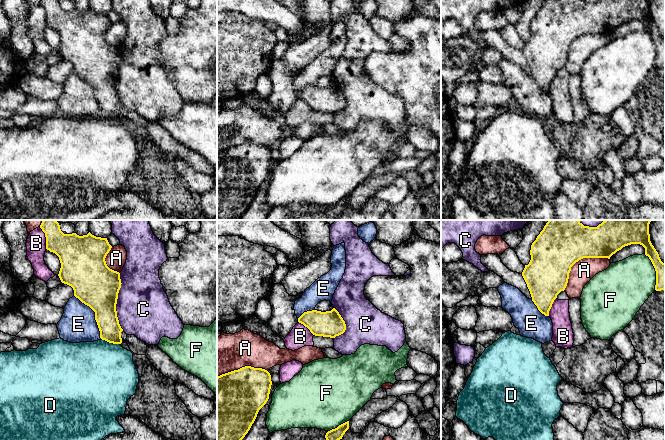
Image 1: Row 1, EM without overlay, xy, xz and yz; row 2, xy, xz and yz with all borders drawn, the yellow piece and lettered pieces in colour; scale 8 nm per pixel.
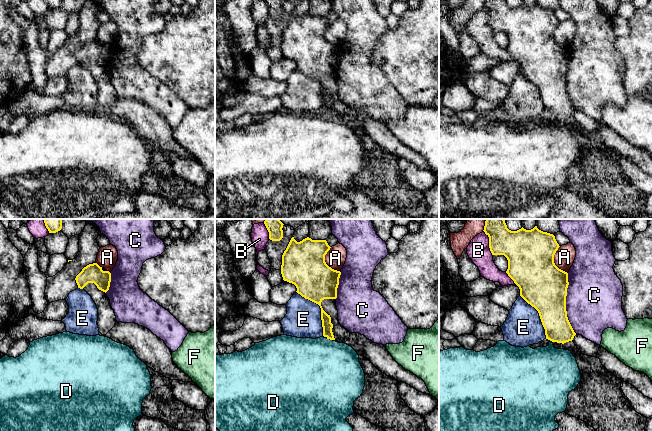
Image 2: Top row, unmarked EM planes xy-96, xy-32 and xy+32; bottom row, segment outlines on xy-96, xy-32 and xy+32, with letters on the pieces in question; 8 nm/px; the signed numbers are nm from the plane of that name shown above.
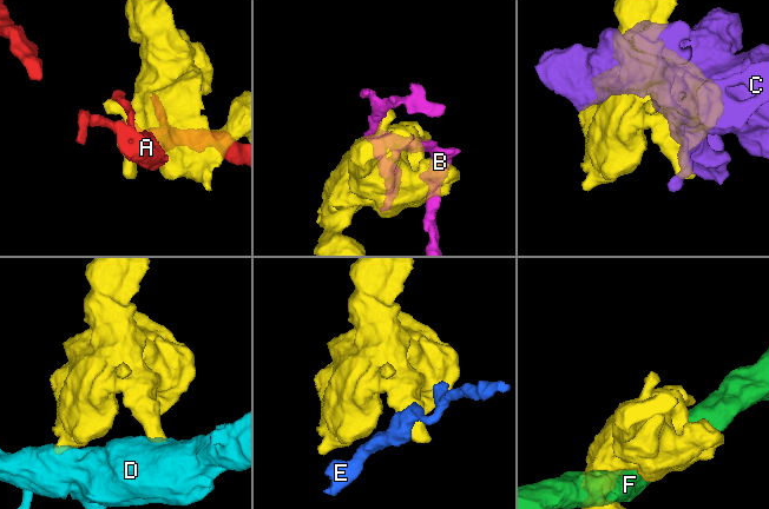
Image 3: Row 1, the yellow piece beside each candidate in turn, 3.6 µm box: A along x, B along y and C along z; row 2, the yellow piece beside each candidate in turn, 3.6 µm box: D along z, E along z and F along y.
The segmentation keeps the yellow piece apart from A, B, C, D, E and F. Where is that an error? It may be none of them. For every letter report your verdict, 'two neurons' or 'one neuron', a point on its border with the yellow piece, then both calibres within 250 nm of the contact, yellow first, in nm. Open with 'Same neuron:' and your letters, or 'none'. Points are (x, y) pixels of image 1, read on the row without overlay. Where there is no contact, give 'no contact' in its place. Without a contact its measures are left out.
Same neuron: none
A: two neurons; contact yz (578, 36); calibres 380 and 180 nm
B: two neurons; contact xy (46, 14); calibres 260 and 160 nm
C: two neurons; contact xy (116, 78); calibres 360 and 440 nm
D: two neurons; contact xy (111, 118); calibres 180 and 480 nm
E: two neurons; contact xy (95, 91); calibres 360 and 280 nm
F: two neurons; contact xz (339, 201); calibres 110 and 500 nm

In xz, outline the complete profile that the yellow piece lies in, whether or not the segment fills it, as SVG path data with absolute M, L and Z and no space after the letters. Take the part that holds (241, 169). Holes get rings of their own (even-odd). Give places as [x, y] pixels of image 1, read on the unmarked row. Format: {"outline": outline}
{"outline": "M245 142L217 153L217 220L238 220L269 175L272 157L262 144Z"}

